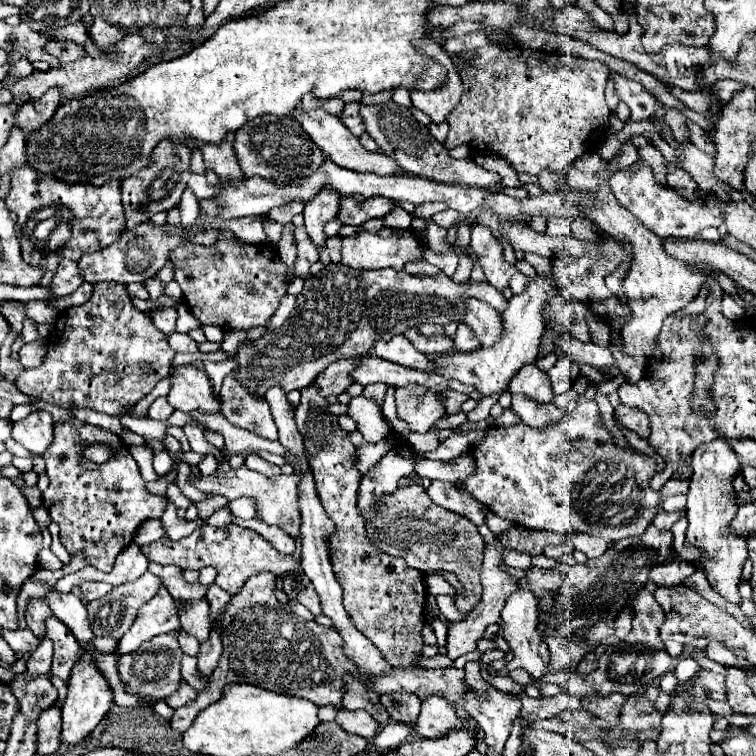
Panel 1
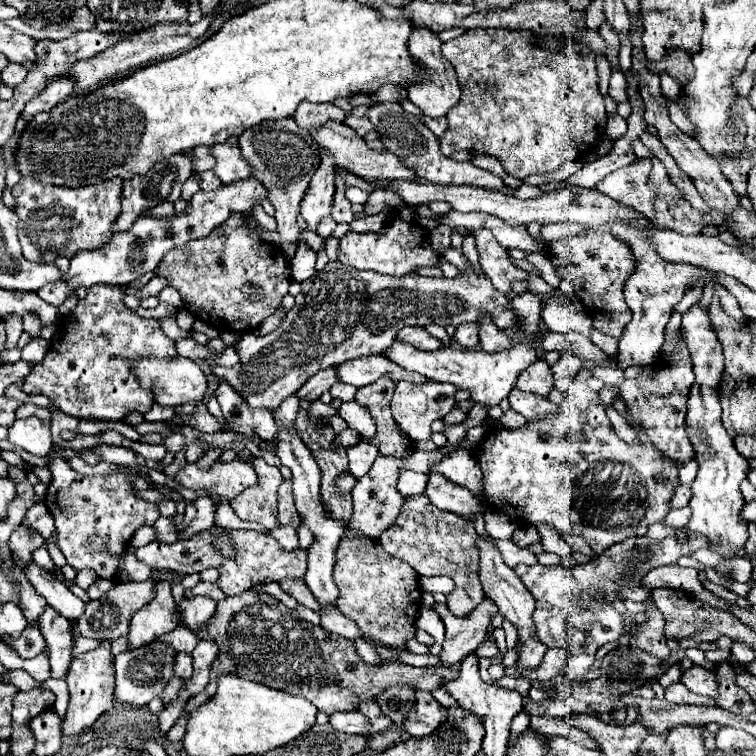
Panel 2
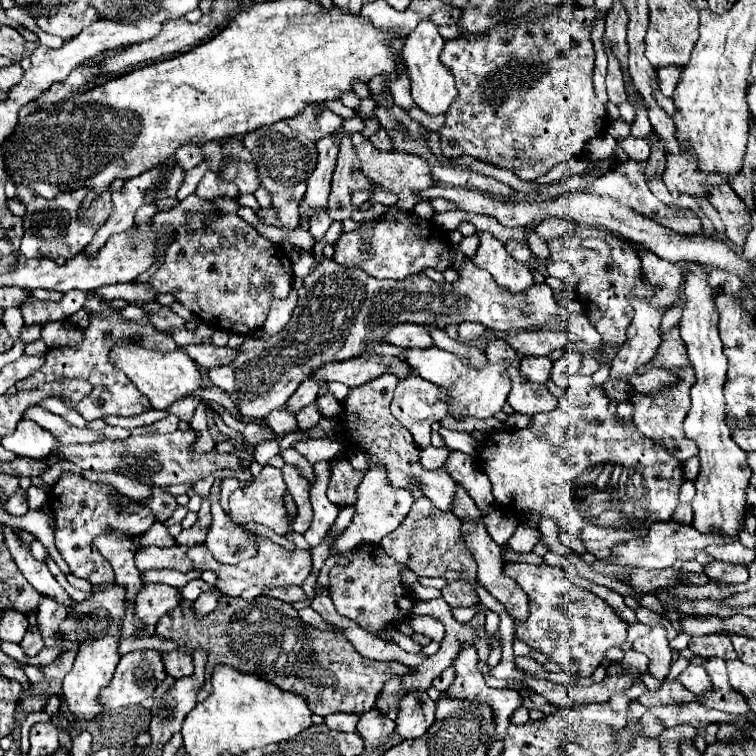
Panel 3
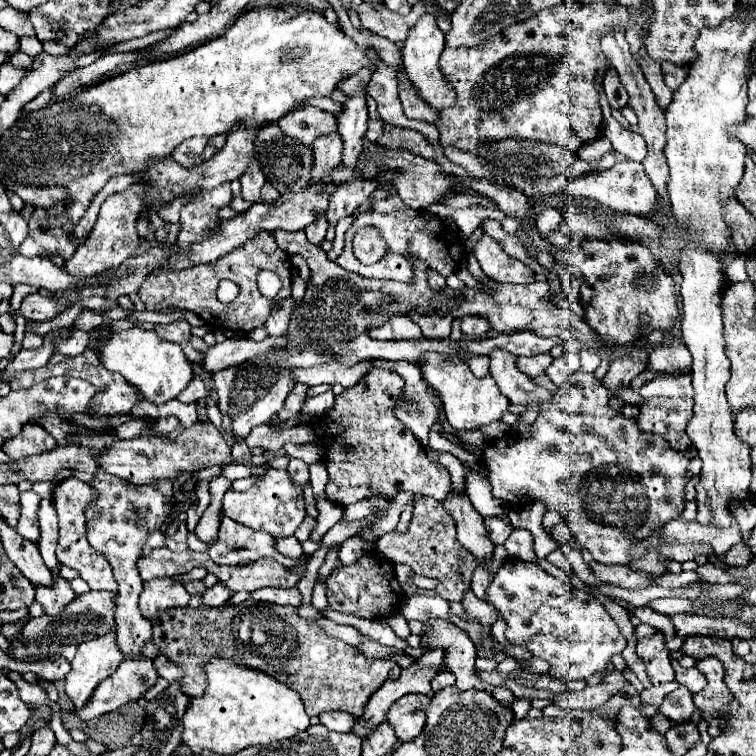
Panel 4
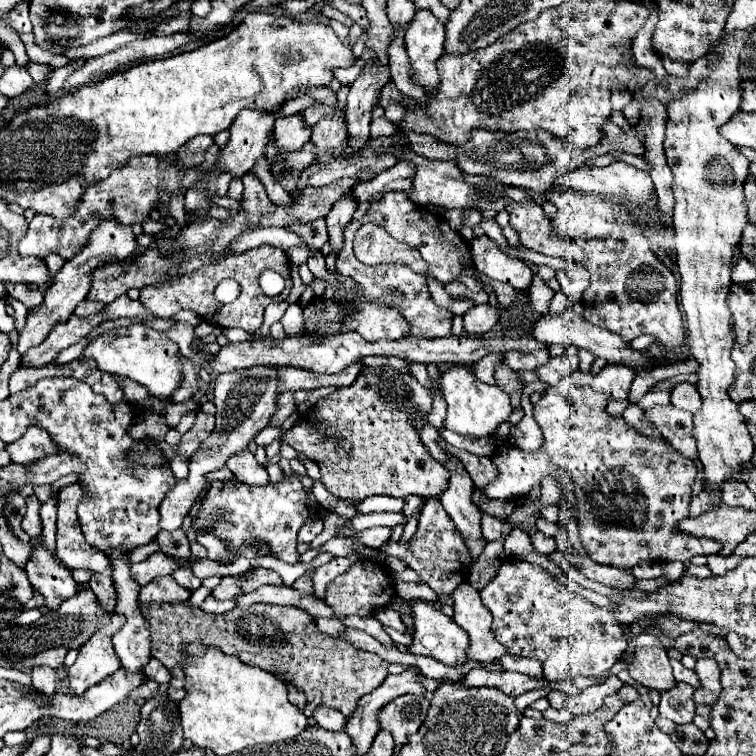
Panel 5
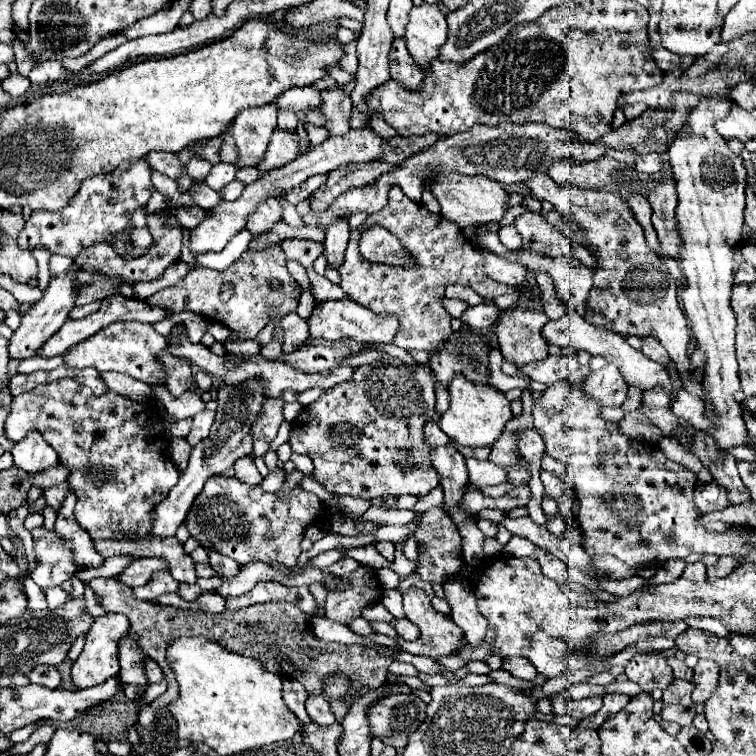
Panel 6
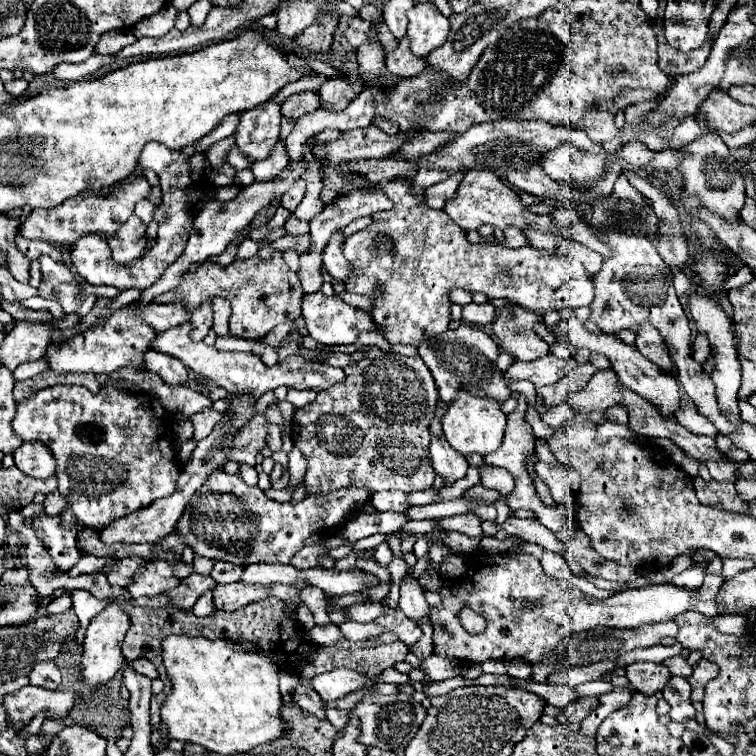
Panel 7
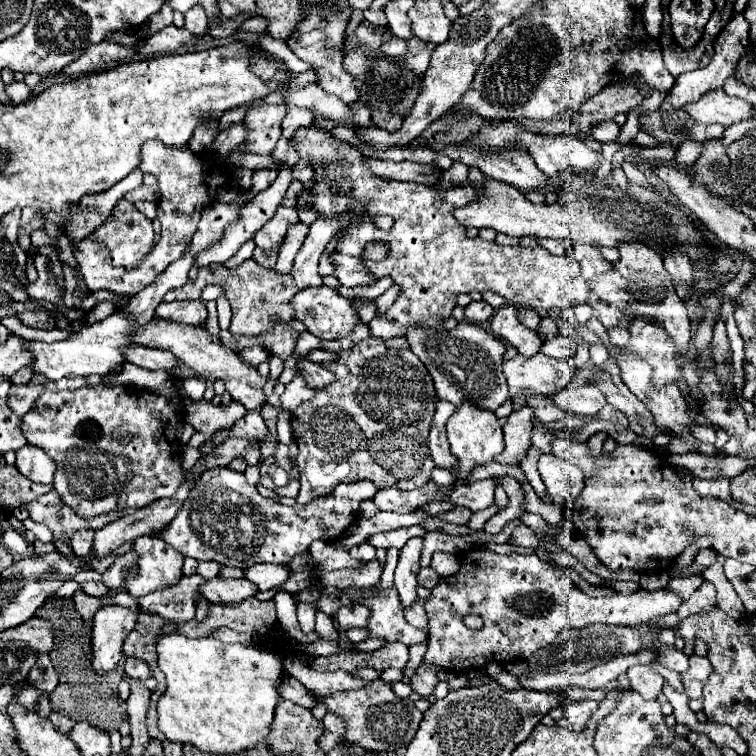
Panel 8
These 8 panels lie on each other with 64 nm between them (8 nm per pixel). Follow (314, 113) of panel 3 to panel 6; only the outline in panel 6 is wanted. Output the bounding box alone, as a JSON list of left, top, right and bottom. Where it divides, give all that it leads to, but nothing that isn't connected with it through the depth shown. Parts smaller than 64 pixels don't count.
[258,128,300,170]

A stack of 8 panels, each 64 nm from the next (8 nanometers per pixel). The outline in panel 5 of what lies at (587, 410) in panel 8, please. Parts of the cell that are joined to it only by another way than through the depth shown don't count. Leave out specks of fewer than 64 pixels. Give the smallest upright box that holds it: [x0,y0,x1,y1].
[592,364,636,400]

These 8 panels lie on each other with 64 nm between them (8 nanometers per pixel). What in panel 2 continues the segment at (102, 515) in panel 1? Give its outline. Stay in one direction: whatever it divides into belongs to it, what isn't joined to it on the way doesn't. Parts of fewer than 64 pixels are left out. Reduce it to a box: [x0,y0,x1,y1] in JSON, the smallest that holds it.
[46,444,158,578]

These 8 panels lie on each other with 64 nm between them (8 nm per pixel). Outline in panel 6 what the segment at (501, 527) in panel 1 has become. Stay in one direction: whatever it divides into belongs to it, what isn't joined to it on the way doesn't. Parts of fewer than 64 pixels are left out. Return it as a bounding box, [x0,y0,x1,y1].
[478,518,498,538]

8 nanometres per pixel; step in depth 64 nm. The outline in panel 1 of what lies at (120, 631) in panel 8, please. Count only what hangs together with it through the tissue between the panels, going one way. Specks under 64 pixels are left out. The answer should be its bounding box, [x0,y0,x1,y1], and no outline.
[62,656,112,742]

